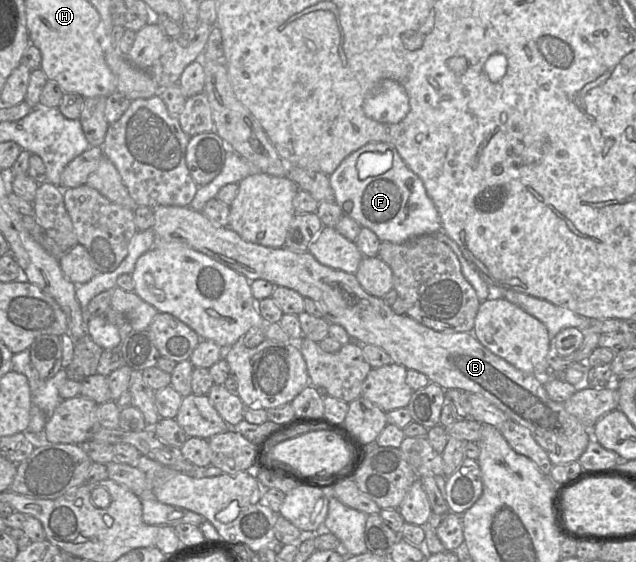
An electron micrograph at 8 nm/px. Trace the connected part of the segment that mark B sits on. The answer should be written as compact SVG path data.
M156 206L153 208L153 213L155 217L152 227L154 231L153 247L184 244L234 269L249 281L264 279L275 286L293 289L303 297L313 299L322 305L324 318L329 323L339 324L345 328L351 337L351 341L356 341L361 345L372 344L382 348L389 354L392 362L425 374L430 382L438 384L444 390L456 388L484 397L500 409L507 416L507 419L527 428L535 441L546 451L552 465L578 461L591 438L593 438L591 430L584 427L576 417L569 414L563 403L555 402L548 397L541 377L519 370L492 353L477 340L473 331L440 332L422 325L407 314L398 315L382 298L367 293L358 282L355 274L321 264L308 250L294 252L284 246L273 248L248 242L230 227L215 225L201 211L195 211L190 207Z

